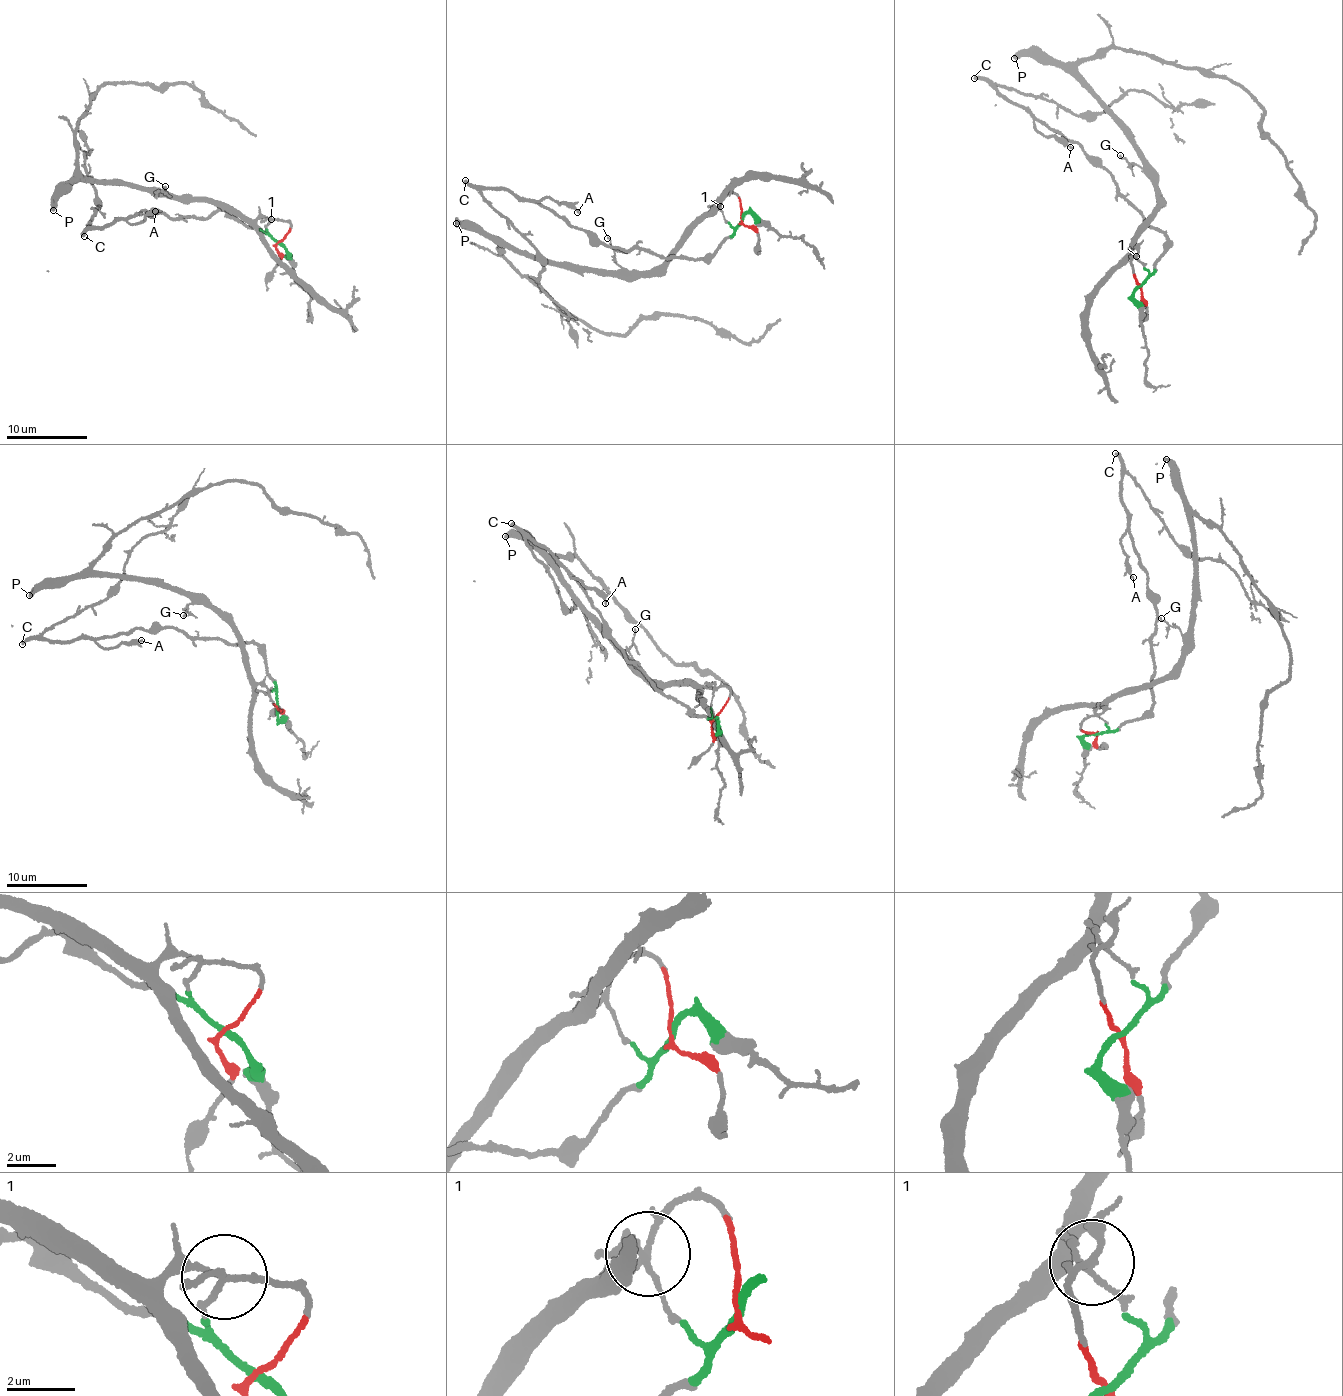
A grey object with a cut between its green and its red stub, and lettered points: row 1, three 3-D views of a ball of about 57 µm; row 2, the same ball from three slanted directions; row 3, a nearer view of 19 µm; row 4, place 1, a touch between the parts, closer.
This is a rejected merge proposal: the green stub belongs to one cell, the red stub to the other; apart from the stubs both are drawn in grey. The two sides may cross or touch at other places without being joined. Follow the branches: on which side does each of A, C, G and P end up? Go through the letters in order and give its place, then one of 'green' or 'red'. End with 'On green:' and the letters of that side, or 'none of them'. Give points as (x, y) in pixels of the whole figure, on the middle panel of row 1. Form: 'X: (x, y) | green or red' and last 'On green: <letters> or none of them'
A: (577, 212) | green
C: (465, 180) | green
G: (607, 238) | red
P: (456, 223) | red
On green: A, C

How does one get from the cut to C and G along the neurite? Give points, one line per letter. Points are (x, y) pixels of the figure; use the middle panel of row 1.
C: (741, 218), (721, 248), (701, 258), (666, 259), (641, 247), (609, 248), (535, 202), (464, 179)
G: (741, 218), (738, 198), (727, 193), (715, 212), (707, 214), (661, 265), (636, 274), (614, 262), (608, 237)

